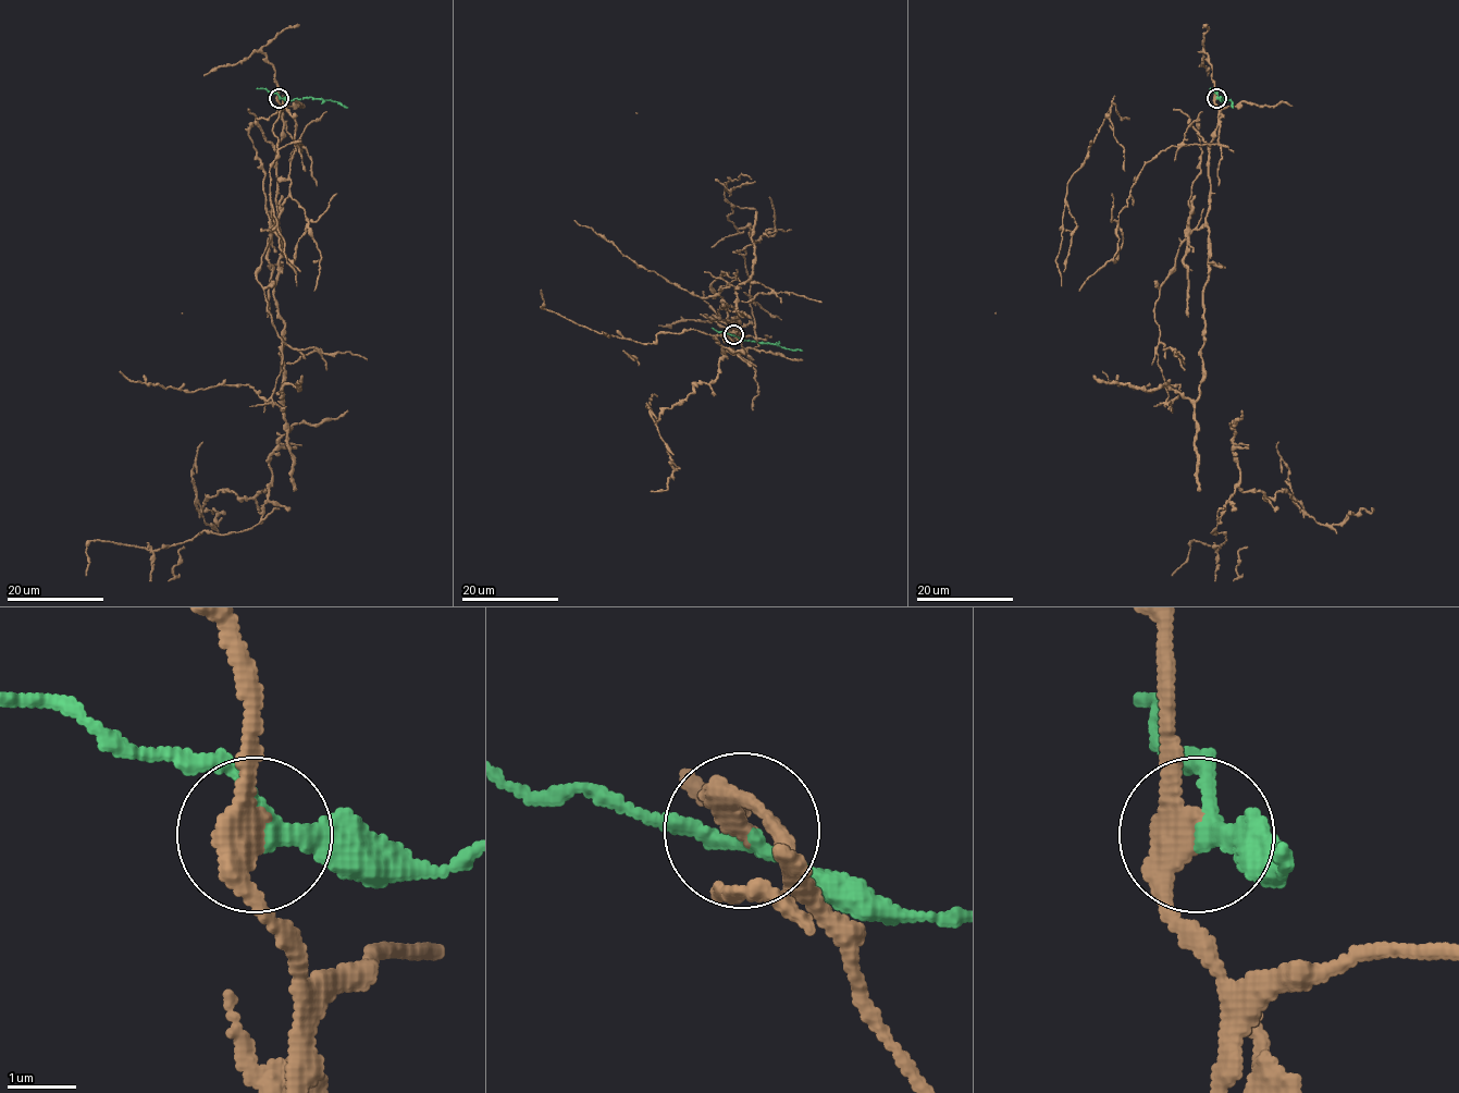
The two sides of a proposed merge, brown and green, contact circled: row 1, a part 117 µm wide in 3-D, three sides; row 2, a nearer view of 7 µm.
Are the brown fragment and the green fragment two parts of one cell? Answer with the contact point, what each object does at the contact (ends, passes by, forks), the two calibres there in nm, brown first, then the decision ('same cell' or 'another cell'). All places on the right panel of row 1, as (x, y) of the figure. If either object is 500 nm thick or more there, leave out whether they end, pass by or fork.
place (1216, 98); brown passes by; green passes by; calibres 380 and 200 nm; another cell

